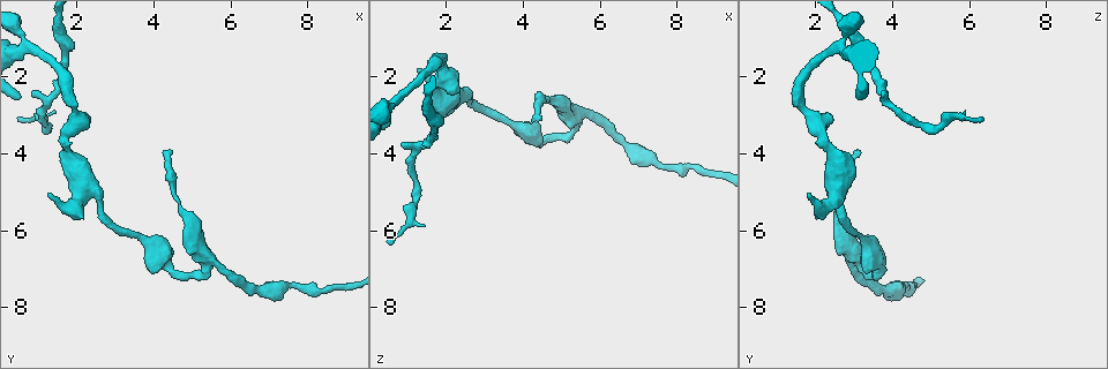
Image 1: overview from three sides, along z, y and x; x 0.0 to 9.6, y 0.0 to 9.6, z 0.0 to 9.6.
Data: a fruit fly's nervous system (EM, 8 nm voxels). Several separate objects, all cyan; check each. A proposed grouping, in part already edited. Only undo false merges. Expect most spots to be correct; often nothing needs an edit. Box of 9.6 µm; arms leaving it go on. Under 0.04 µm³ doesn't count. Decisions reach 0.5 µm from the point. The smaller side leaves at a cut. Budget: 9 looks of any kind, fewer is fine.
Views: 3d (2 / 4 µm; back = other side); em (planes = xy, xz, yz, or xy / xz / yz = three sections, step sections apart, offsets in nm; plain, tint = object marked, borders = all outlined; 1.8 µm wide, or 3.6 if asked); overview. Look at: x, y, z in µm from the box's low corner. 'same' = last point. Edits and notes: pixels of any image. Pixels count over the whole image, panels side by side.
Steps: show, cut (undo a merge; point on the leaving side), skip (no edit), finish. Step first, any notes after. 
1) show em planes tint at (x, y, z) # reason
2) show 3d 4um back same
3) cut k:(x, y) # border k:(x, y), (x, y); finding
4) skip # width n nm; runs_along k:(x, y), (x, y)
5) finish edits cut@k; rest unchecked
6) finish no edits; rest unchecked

show em xy step 8 tint at (1.75, 3.60, 2.15) # thin neck

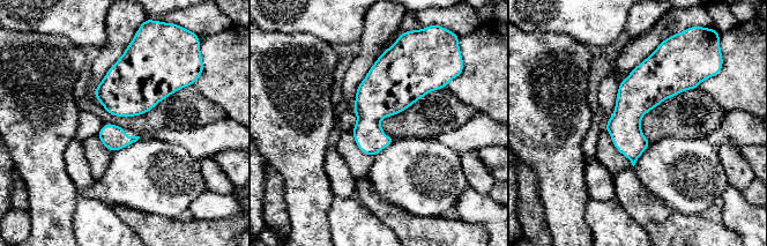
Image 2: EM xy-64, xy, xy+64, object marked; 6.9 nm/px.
show em planes tint same

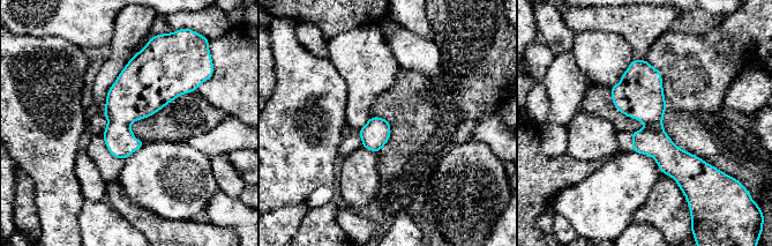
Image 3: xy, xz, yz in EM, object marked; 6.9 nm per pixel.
skip # width 190 nm; runs_along 3:(635, 62), (653, 140), (682, 183); all the same neuron

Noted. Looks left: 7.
show 3d 4um at (2.60, 5.35, 2.65)

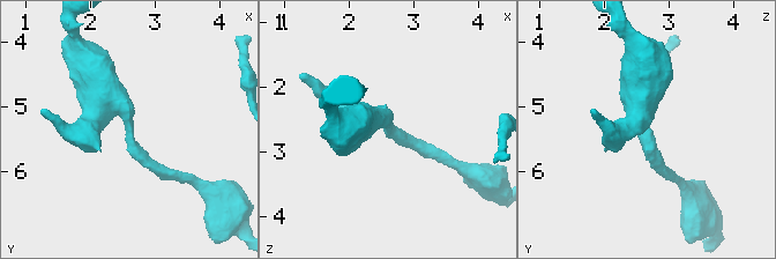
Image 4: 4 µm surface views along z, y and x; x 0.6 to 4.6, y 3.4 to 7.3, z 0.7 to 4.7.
show em xy step 4 tint at (2.60, 5.40, 2.65) # arm_widths 200, 460 nm; now the EM

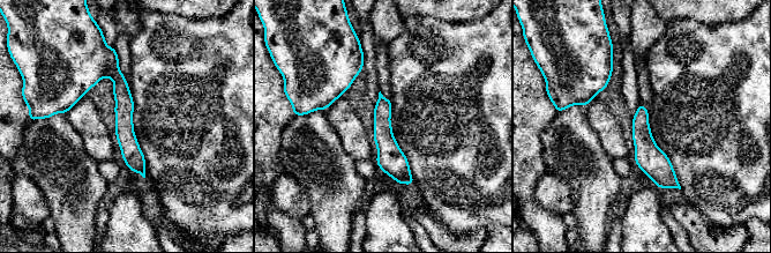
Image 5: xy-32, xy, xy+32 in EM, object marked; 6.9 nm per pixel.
show em planes borders same

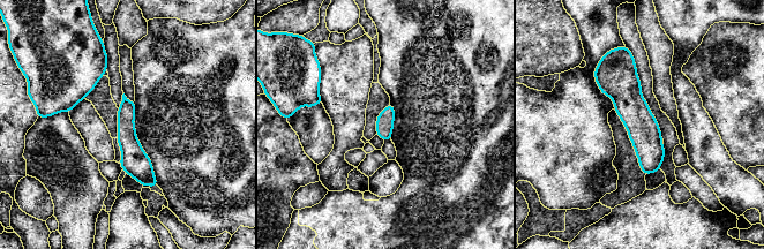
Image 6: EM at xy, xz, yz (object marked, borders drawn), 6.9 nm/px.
skip # runs_along 6:(627, 59), (649, 171); all the same neuron

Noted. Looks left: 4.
show 3d 4um at (0.60, 1.20, 2.70) # narrows sharply

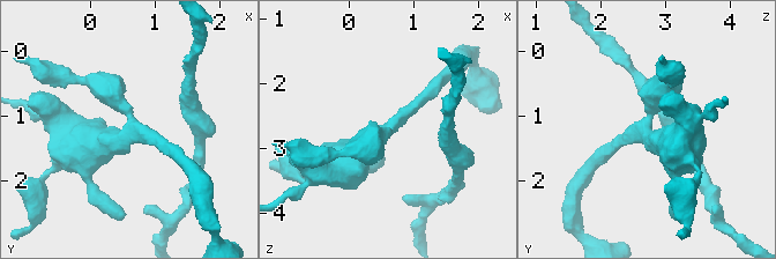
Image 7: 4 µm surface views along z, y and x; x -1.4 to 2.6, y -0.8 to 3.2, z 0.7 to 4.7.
show em xz step 4 tint at (0.65, 1.25, 2.65) # arms 3; arm_widths 200, 400, 550 nm

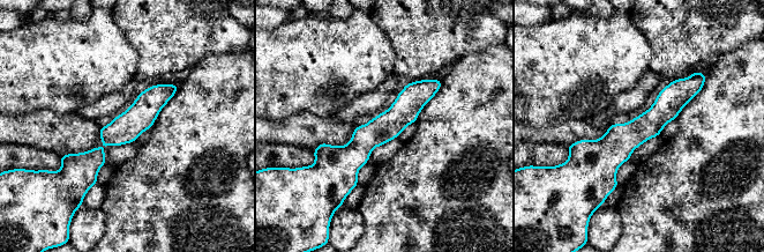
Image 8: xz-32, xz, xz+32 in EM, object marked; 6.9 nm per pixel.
show em planes tint same

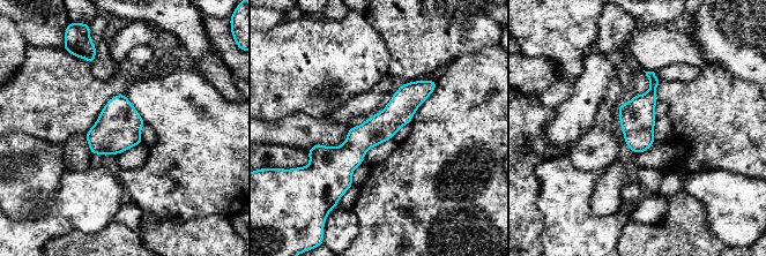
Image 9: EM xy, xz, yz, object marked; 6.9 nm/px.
skip # continuous, no second neuron

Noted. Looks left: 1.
finish no edits; rest unchecked

